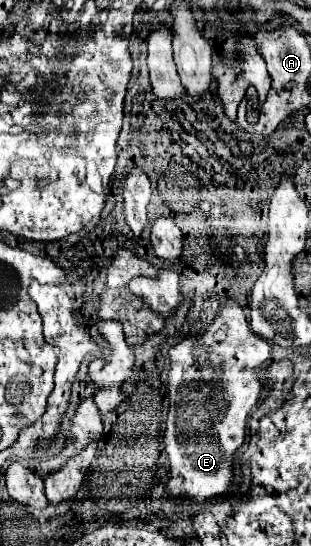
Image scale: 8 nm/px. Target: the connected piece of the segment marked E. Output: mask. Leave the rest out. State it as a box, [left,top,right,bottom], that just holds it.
[164,299,270,501]

